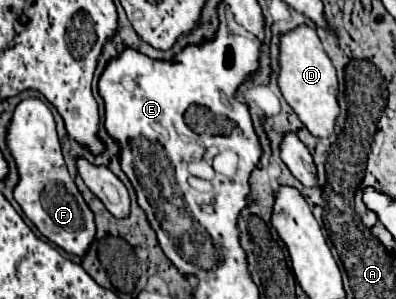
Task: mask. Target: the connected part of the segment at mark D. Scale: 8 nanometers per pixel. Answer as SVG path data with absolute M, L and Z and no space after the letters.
M300 24L294 30L280 36L280 72L278 72L278 86L284 94L284 100L290 104L290 108L298 114L298 118L304 122L304 126L314 136L328 136L334 128L334 120L338 116L338 80L336 70L326 56L320 38L316 36L316 30Z

